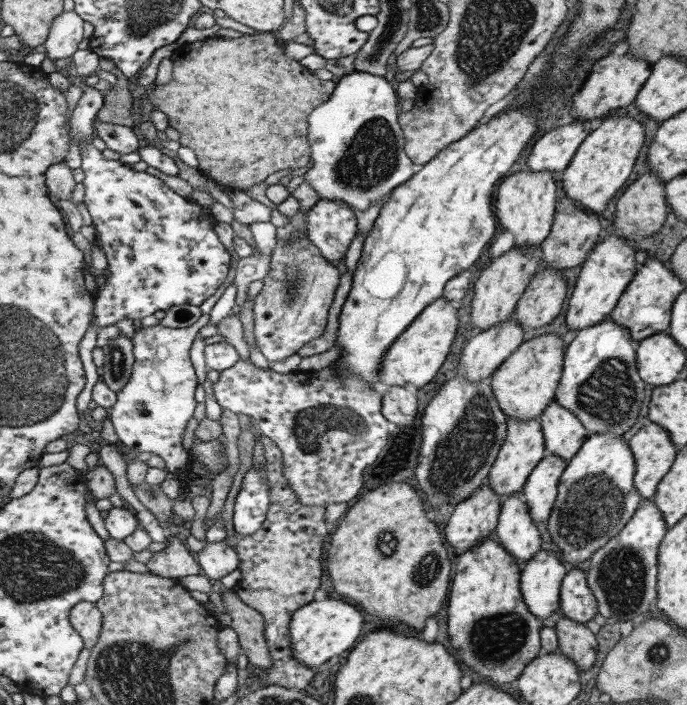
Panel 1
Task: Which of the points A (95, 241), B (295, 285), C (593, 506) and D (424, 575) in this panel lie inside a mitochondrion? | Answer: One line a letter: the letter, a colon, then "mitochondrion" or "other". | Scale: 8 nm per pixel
A: other
B: mitochondrion
C: mitochondrion
D: mitochondrion

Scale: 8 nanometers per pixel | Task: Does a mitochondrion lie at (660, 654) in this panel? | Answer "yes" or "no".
yes

